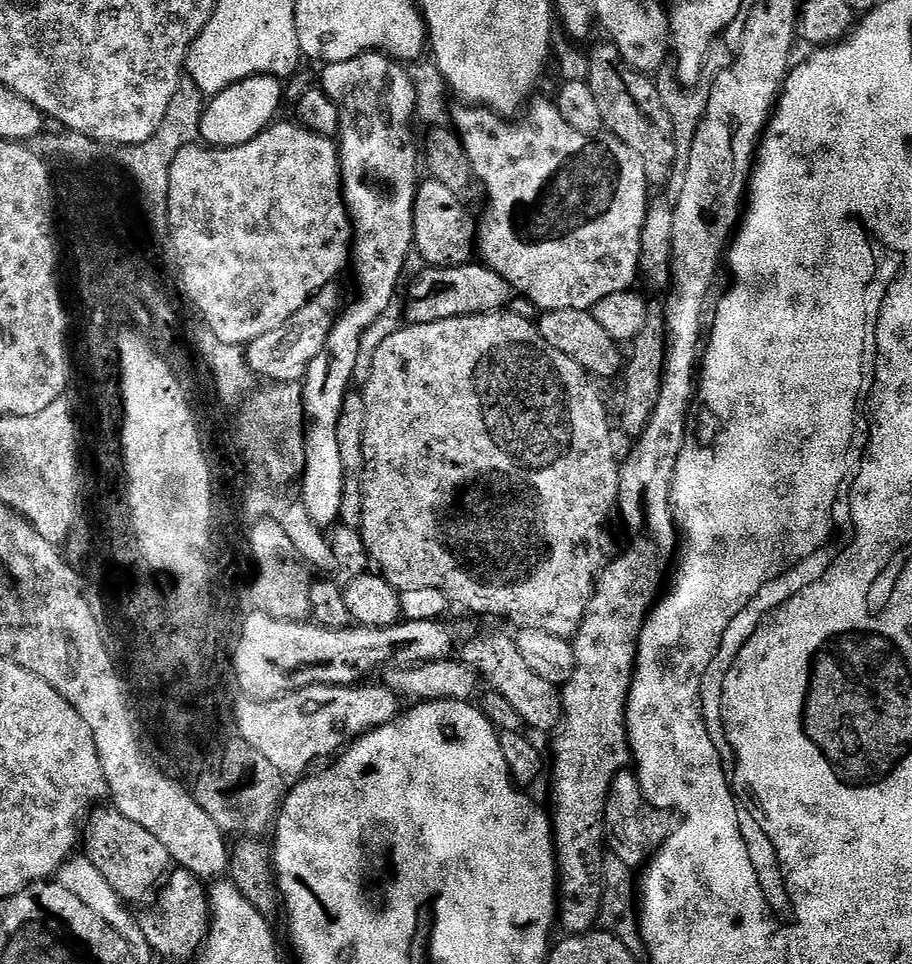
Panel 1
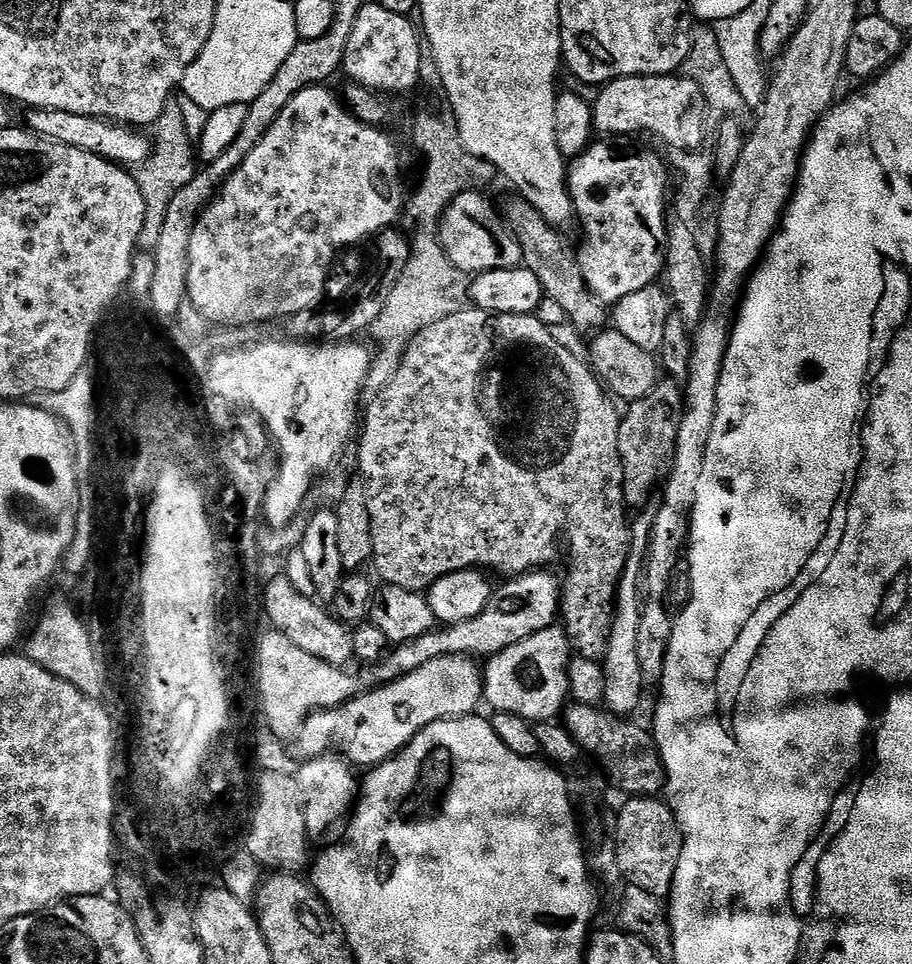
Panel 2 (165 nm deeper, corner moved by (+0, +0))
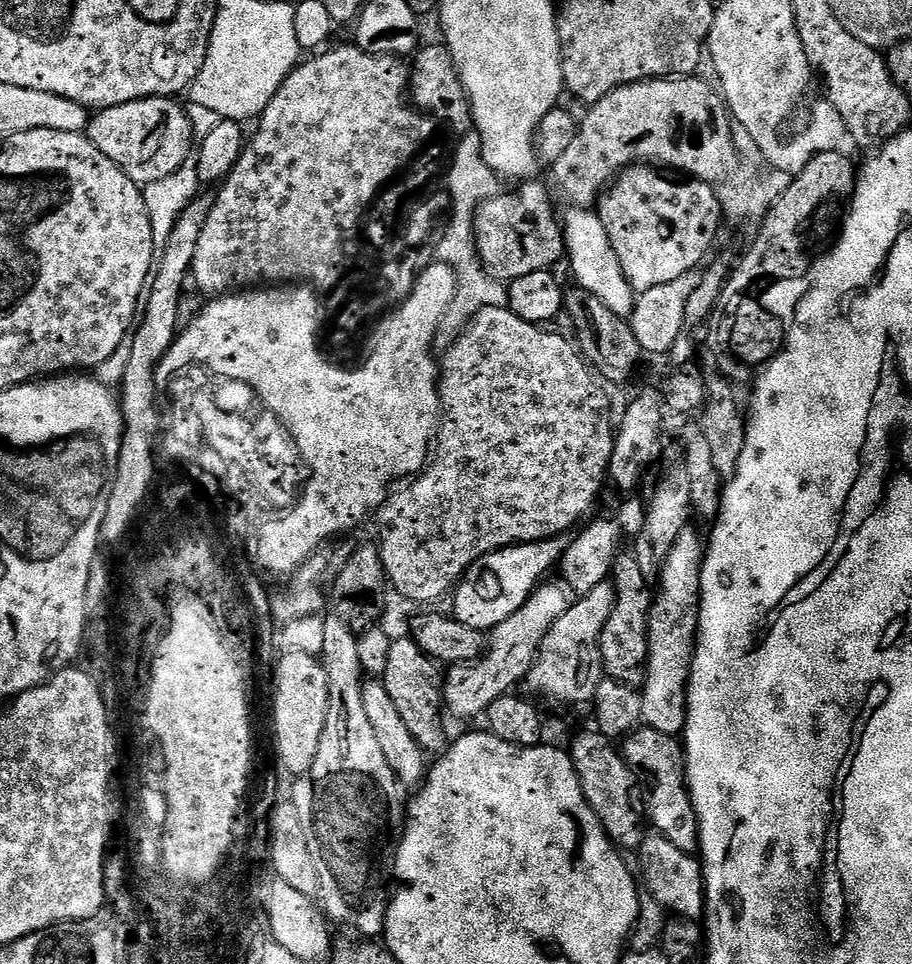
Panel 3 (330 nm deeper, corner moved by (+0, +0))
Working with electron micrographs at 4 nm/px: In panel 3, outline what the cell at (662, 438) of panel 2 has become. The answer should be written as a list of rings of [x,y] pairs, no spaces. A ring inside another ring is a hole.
[[[679,455],[666,460],[663,461],[664,473],[661,474],[660,481],[657,482],[652,497],[647,497],[646,500],[648,509],[646,522],[642,526],[640,535],[634,540],[636,561],[642,574],[650,582],[659,581],[662,570],[666,566],[666,558],[670,558],[670,550],[673,549],[678,534],[682,534],[682,530],[689,527],[691,520],[688,519],[693,519],[694,516],[690,498],[690,478],[684,468],[684,461]]]

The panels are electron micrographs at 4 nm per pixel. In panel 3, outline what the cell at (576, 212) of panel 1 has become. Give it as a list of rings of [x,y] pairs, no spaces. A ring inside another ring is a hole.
[[[633,164],[608,185],[598,201],[602,226],[606,226],[606,234],[610,234],[610,242],[618,254],[618,260],[622,262],[622,270],[637,294],[654,290],[654,286],[666,286],[666,282],[683,280],[689,275],[687,272],[695,273],[713,255],[712,247],[720,236],[720,226],[725,223],[719,204],[720,192],[713,185],[691,178],[667,180],[663,174],[659,167]]]

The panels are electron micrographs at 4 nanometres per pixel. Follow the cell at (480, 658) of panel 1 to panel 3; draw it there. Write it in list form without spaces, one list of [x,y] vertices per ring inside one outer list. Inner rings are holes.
[[[641,726],[636,729],[636,731],[631,732],[629,736],[624,737],[622,741],[622,753],[624,755],[624,760],[628,763],[629,767],[636,774],[637,777],[642,778],[642,784],[648,787],[648,812],[646,808],[646,816],[649,820],[652,819],[652,824],[657,833],[661,836],[665,836],[670,842],[674,842],[674,846],[678,846],[678,850],[682,850],[683,852],[690,852],[693,854],[699,853],[700,851],[700,823],[698,822],[698,818],[696,817],[696,811],[694,810],[694,806],[692,805],[692,795],[688,793],[688,778],[686,775],[686,757],[684,755],[684,746],[683,743],[677,737],[671,736],[666,733],[659,733],[658,730],[654,730],[652,728],[647,728],[645,726]]]

